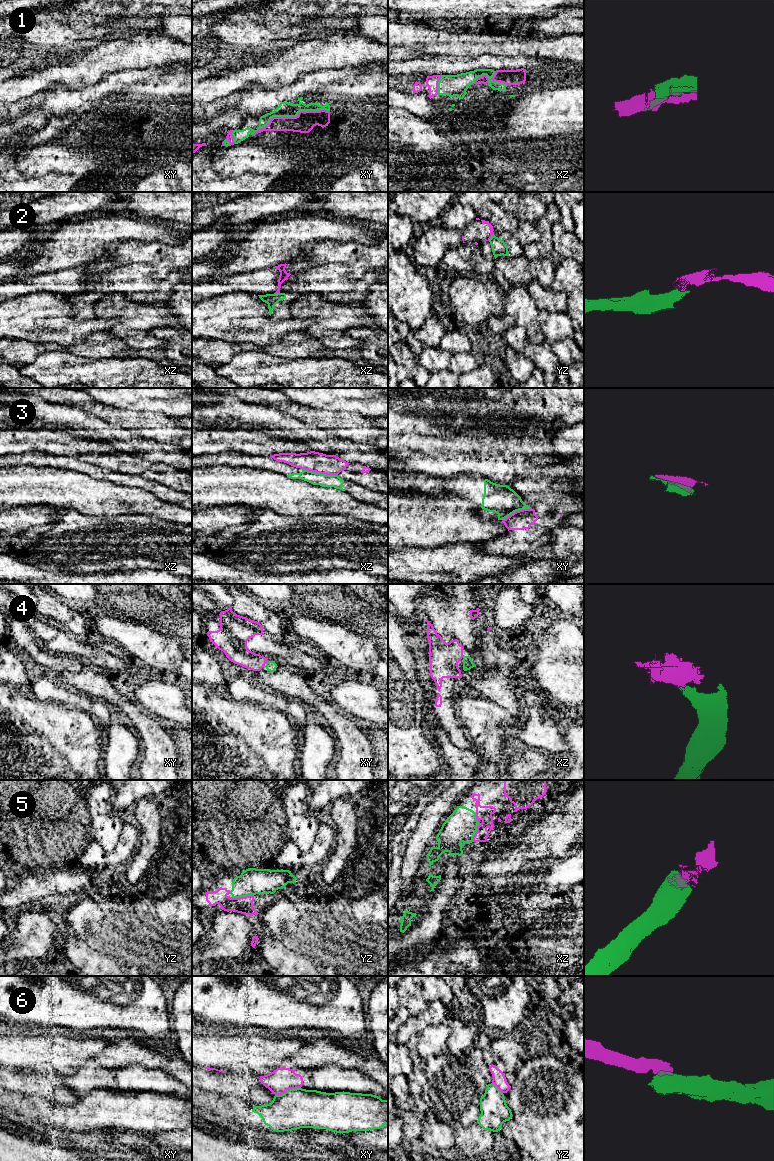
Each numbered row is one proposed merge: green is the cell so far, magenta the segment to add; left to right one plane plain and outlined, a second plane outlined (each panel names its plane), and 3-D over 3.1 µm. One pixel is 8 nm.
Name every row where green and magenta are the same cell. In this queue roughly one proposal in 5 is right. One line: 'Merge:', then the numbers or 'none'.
Merge: 1, 4, 5

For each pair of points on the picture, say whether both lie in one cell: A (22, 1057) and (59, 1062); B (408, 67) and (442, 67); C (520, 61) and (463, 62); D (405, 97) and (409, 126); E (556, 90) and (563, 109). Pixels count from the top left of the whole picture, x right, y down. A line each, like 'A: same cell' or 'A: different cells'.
A: same cell
B: same cell
C: same cell
D: different cells
E: same cell

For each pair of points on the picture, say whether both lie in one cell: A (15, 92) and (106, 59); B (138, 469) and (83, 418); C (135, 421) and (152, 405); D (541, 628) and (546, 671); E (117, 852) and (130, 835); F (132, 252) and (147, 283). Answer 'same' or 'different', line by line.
A: same
B: different
C: different
D: different
E: same
F: different

